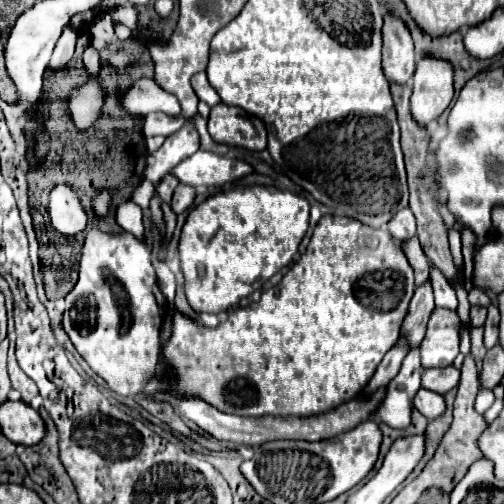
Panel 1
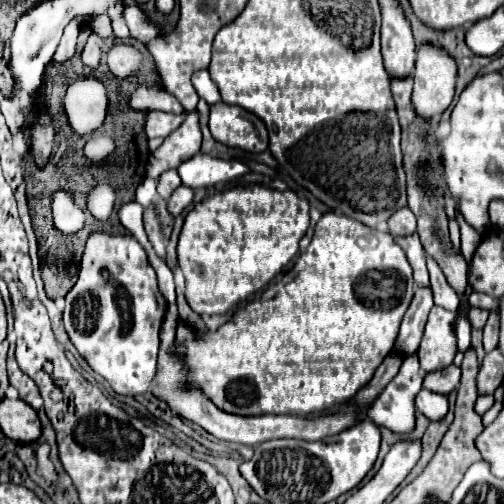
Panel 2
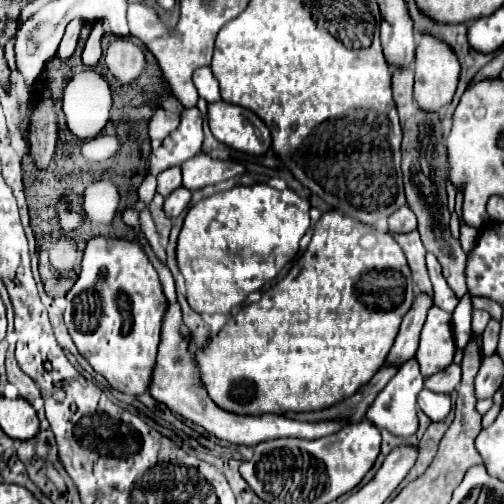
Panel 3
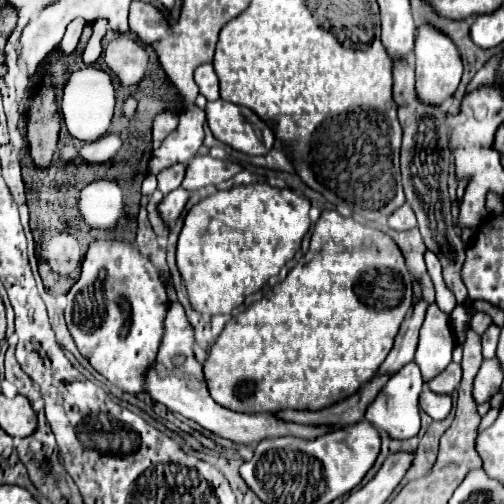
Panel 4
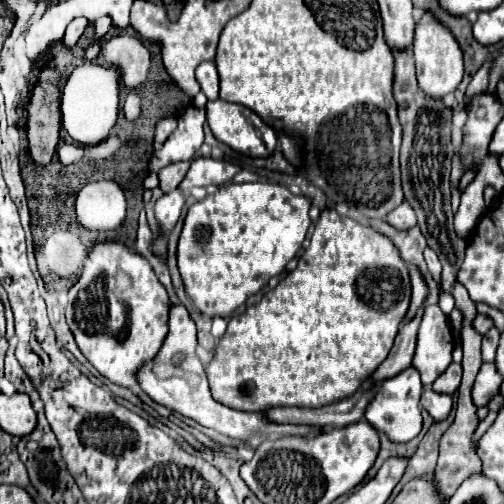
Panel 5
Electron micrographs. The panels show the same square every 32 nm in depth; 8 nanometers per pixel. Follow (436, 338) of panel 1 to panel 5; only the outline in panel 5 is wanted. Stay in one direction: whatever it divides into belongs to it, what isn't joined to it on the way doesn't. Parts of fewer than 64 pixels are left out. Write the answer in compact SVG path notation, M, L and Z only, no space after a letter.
M426 306L416 338L416 352L412 366L420 372L424 388L432 386L434 380L452 362L454 338L448 324L448 316L438 306Z

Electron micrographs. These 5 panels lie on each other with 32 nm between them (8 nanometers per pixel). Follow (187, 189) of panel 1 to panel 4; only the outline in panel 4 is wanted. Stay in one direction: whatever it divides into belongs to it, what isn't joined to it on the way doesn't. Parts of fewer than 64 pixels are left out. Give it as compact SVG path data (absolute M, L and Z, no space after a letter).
M176 188L168 196L162 198L162 202L158 206L158 214L166 226L172 226L178 220L186 202L188 202L188 192L184 188Z

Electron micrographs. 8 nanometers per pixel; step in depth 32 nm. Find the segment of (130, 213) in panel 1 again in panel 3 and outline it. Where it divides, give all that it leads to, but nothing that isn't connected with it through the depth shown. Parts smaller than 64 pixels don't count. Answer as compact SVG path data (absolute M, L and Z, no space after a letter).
M138 202L134 206L128 206L122 212L122 220L136 228L136 236L140 240L143 249L147 253L150 261L158 272L161 284L164 284L164 292L168 298L168 310L164 316L164 324L162 324L162 340L160 340L160 348L158 348L158 360L152 372L152 380L150 380L150 394L154 400L166 404L174 414L184 416L186 420L192 420L194 424L200 424L204 430L208 430L210 434L214 434L216 438L228 440L232 444L244 444L244 446L256 446L264 440L272 440L272 438L304 438L304 440L316 440L328 434L334 434L342 428L342 422L298 422L298 420L290 420L286 416L278 416L278 414L258 414L258 416L244 416L244 414L234 414L234 412L224 412L224 408L216 406L212 402L212 398L208 396L206 388L200 384L200 370L194 362L194 356L190 352L190 344L192 344L192 332L184 326L182 322L182 310L180 304L176 302L175 282L170 270L158 261L144 236L140 234L140 222L138 222L138 214L140 210L145 208L145 204Z

